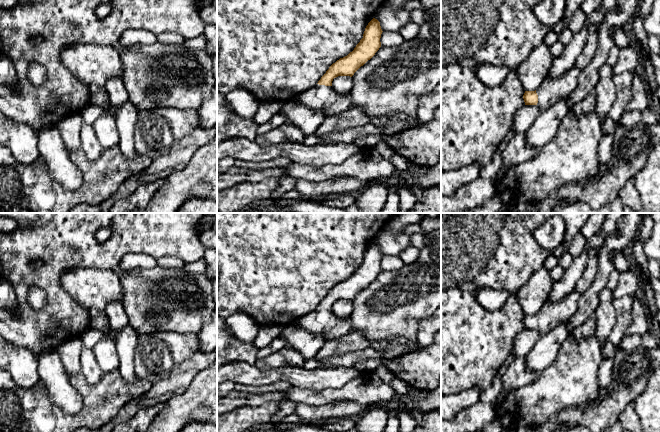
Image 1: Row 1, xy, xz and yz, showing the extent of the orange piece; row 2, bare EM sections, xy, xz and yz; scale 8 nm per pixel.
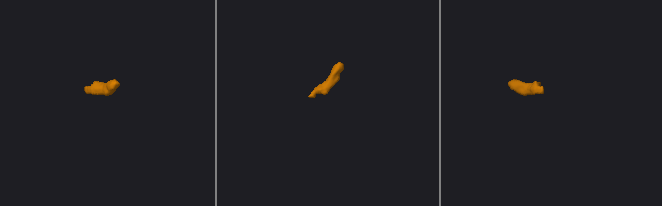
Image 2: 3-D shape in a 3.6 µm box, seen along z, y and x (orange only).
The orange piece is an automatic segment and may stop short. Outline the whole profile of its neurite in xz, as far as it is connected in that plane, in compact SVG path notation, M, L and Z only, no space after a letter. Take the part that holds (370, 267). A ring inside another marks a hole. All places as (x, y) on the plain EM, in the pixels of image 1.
M373 242L366 250L363 262L356 269L354 274L347 280L340 282L333 287L314 311L299 318L296 321L298 328L306 330L310 333L321 334L326 341L346 335L350 331L350 318L349 316L346 318L336 317L332 311L332 305L338 300L352 301L361 290L370 284L381 271L380 262L382 256L380 246Z

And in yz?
M576 290L561 301L547 303L535 315L525 315L525 329L537 329L545 334L561 323L567 322L576 312L581 294Z

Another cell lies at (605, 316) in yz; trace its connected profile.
M604 288L599 298L600 303L594 315L596 321L595 337L603 347L608 342L608 338L616 325L616 309L614 307L615 299L613 298L612 290L609 288Z

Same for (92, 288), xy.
M76 268L62 275L62 285L71 298L84 308L105 311L111 302L121 302L122 283L113 270Z

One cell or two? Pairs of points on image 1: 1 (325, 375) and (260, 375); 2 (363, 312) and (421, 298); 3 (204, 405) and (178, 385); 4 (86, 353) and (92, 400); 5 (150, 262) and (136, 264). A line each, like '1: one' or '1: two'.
1: one
2: one
3: two
4: two
5: one

